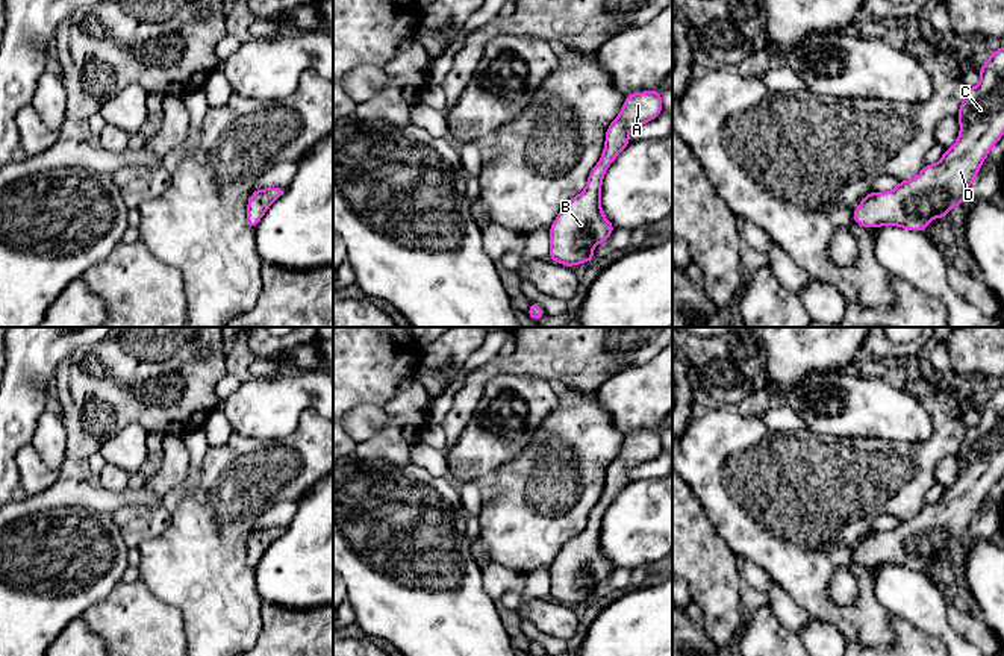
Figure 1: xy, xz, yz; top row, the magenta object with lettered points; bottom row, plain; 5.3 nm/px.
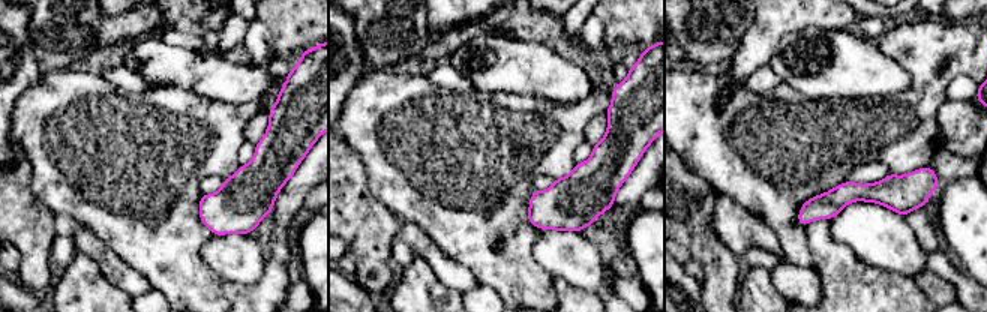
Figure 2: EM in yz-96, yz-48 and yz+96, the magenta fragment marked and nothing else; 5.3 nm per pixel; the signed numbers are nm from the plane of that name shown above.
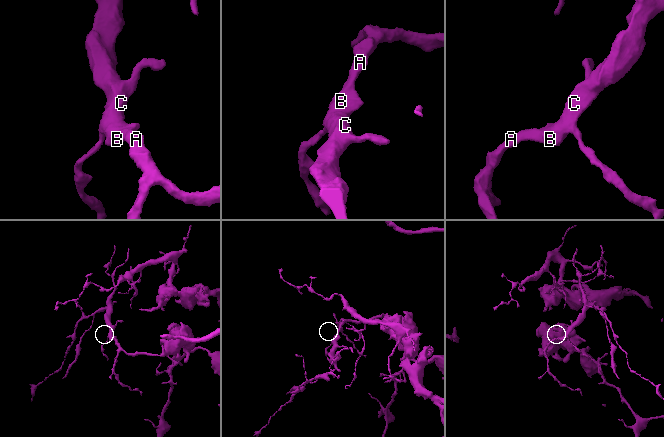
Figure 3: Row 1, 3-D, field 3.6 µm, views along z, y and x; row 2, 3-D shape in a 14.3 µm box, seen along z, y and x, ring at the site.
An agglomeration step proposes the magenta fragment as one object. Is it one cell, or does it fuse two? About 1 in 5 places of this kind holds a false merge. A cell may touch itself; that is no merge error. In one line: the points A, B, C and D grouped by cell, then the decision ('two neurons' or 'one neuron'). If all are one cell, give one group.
A B C D; one neuron

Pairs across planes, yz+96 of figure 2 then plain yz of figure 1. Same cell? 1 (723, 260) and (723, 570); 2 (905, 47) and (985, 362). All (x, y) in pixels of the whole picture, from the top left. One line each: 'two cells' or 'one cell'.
1: one cell
2: two cells

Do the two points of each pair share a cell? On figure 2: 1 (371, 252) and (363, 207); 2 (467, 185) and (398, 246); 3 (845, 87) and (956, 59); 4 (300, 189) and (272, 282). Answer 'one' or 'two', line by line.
1: one
2: two
3: two
4: one

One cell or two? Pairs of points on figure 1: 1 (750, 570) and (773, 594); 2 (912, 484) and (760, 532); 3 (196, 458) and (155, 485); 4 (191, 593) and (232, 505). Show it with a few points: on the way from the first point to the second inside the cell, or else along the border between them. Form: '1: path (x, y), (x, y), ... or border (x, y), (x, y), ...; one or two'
1: path (756, 576), (768, 588); one
2: path (874, 484), (841, 484), (798, 503); one
3: border (182, 438), (188, 453), (188, 474), (167, 491); two
4: path (200, 571), (200, 558), (221, 535), (223, 526); one

